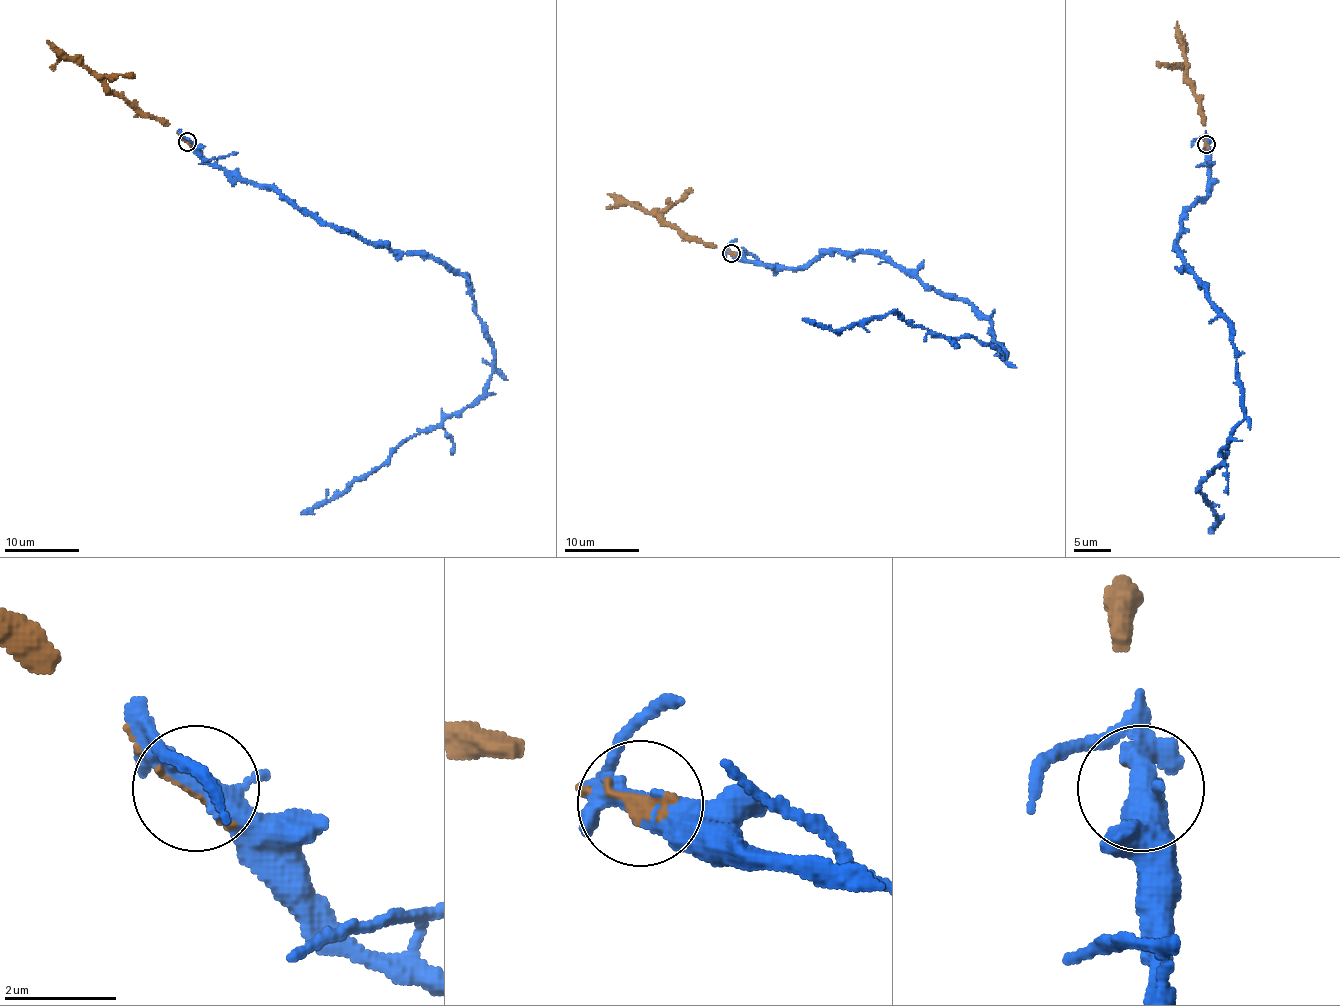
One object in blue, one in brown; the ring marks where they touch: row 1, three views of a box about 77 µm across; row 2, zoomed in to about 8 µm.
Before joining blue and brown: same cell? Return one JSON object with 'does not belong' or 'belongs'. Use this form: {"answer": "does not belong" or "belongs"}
{"answer": "belongs"}

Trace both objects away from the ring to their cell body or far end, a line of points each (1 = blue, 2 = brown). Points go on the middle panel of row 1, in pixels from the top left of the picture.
1: (731, 254), (794, 267), (837, 250), (889, 258), (972, 302), (1006, 356), (891, 313), (843, 329), (802, 318)
2: (731, 254), (702, 241), (686, 240), (659, 217), (607, 194)

